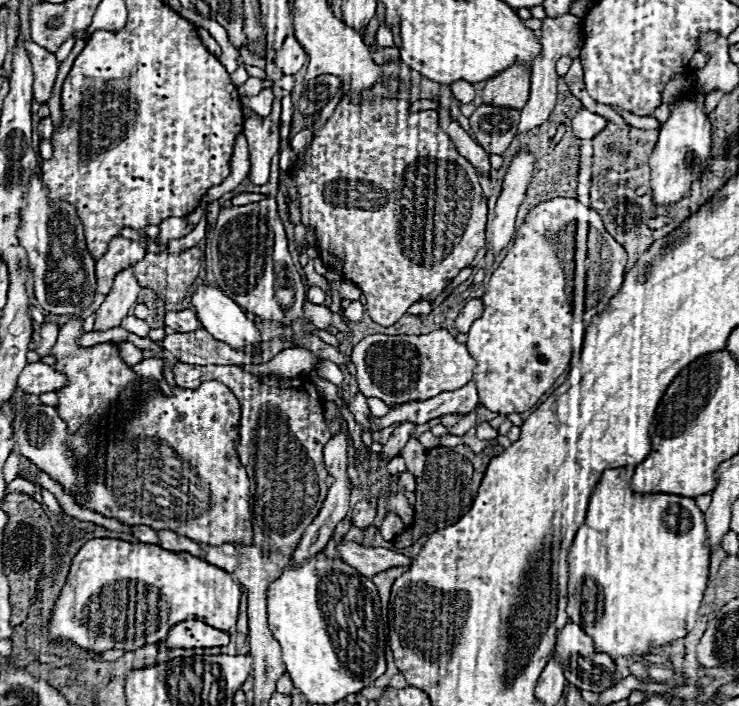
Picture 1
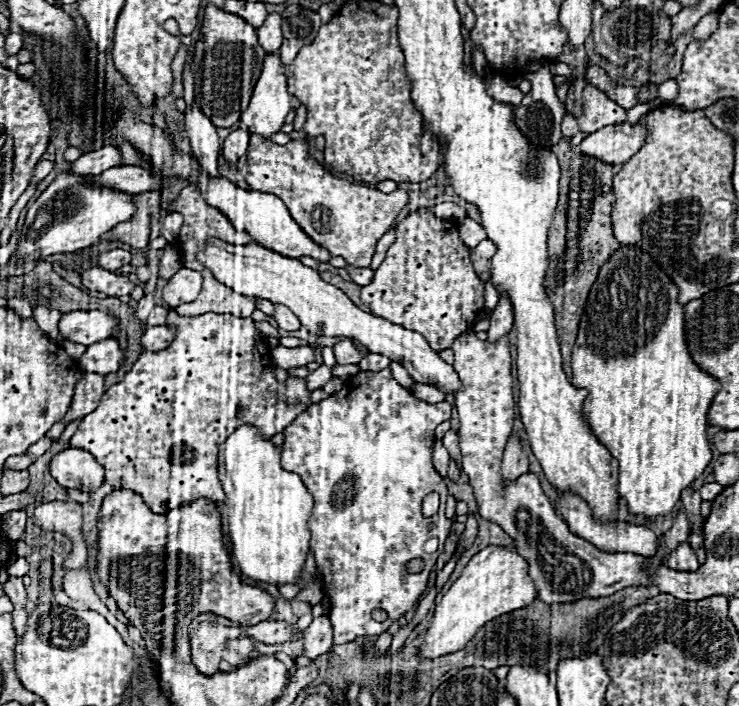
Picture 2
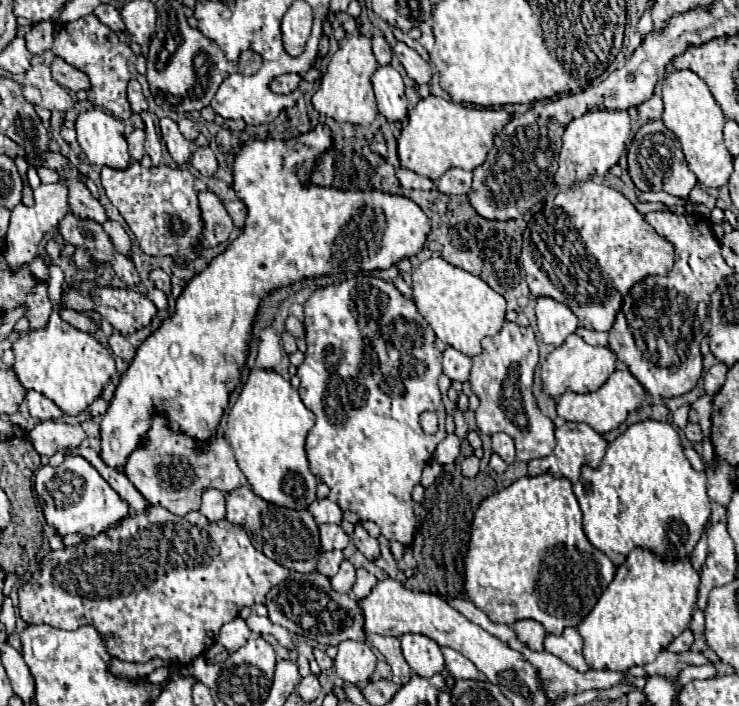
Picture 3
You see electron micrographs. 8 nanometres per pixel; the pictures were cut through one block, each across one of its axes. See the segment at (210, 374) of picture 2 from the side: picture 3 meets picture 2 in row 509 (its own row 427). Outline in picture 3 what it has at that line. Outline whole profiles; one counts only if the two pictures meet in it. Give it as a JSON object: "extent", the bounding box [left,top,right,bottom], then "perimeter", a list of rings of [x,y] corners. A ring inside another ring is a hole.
{"extent":[122,412,248,516],"perimeter":[[[162,412],[154,414],[152,426],[144,436],[144,444],[128,456],[122,472],[148,500],[148,504],[162,506],[178,516],[198,510],[200,496],[208,488],[232,492],[236,488],[248,486],[248,480],[238,468],[230,444],[222,436],[214,436],[210,440],[196,440],[186,432],[174,430],[168,416],[164,416]]]}

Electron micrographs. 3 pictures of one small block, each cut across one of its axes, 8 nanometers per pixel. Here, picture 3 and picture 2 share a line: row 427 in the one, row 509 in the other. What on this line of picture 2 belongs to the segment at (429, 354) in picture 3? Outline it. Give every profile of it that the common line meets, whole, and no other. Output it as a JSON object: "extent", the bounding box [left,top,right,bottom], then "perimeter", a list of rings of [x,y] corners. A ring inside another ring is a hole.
{"extent":[280,368,452,644],"perimeter":[[[384,368],[380,372],[358,372],[344,382],[340,392],[308,406],[290,426],[284,428],[284,444],[280,446],[282,468],[298,474],[314,498],[310,518],[310,552],[314,554],[324,594],[330,600],[328,618],[334,626],[334,644],[380,636],[402,614],[410,612],[418,598],[426,592],[428,574],[436,564],[438,552],[424,552],[424,544],[430,538],[444,542],[452,524],[452,520],[444,516],[448,496],[446,484],[432,466],[434,428],[444,420],[450,420],[450,410],[452,406],[446,400],[438,404],[418,400],[408,388],[402,388],[392,378],[390,368]],[[430,492],[440,494],[440,510],[434,516],[424,518],[420,506],[424,496]],[[412,558],[422,558],[426,562],[420,574],[406,572],[406,564]],[[376,608],[388,612],[386,622],[374,622],[370,618],[370,612]]]}

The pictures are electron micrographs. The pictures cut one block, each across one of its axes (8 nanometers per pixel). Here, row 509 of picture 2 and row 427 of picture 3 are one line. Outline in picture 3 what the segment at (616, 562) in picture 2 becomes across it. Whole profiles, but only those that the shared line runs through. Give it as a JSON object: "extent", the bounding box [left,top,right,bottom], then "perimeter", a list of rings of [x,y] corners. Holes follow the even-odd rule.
{"extent":[470,322,554,462],"perimeter":[[[506,322],[500,332],[482,340],[482,354],[472,358],[470,386],[480,398],[476,410],[476,424],[482,434],[508,434],[516,444],[516,458],[522,462],[544,458],[554,448],[554,424],[546,418],[532,394],[534,370],[538,366],[538,344],[530,326],[522,328],[514,322]]]}

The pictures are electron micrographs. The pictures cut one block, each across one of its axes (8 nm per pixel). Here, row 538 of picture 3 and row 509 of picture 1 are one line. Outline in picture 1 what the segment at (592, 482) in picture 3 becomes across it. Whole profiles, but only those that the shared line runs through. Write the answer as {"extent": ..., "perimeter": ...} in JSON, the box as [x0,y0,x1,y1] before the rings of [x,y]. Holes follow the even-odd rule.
{"extent":[568,468,710,660],"perimeter":[[[632,468],[606,470],[602,474],[602,480],[590,498],[586,522],[576,532],[568,556],[568,616],[572,622],[580,624],[588,636],[592,636],[596,652],[604,652],[612,660],[622,656],[646,656],[658,646],[688,636],[702,604],[710,564],[710,554],[704,546],[704,516],[696,502],[674,494],[632,494],[628,486],[632,474]]]}

